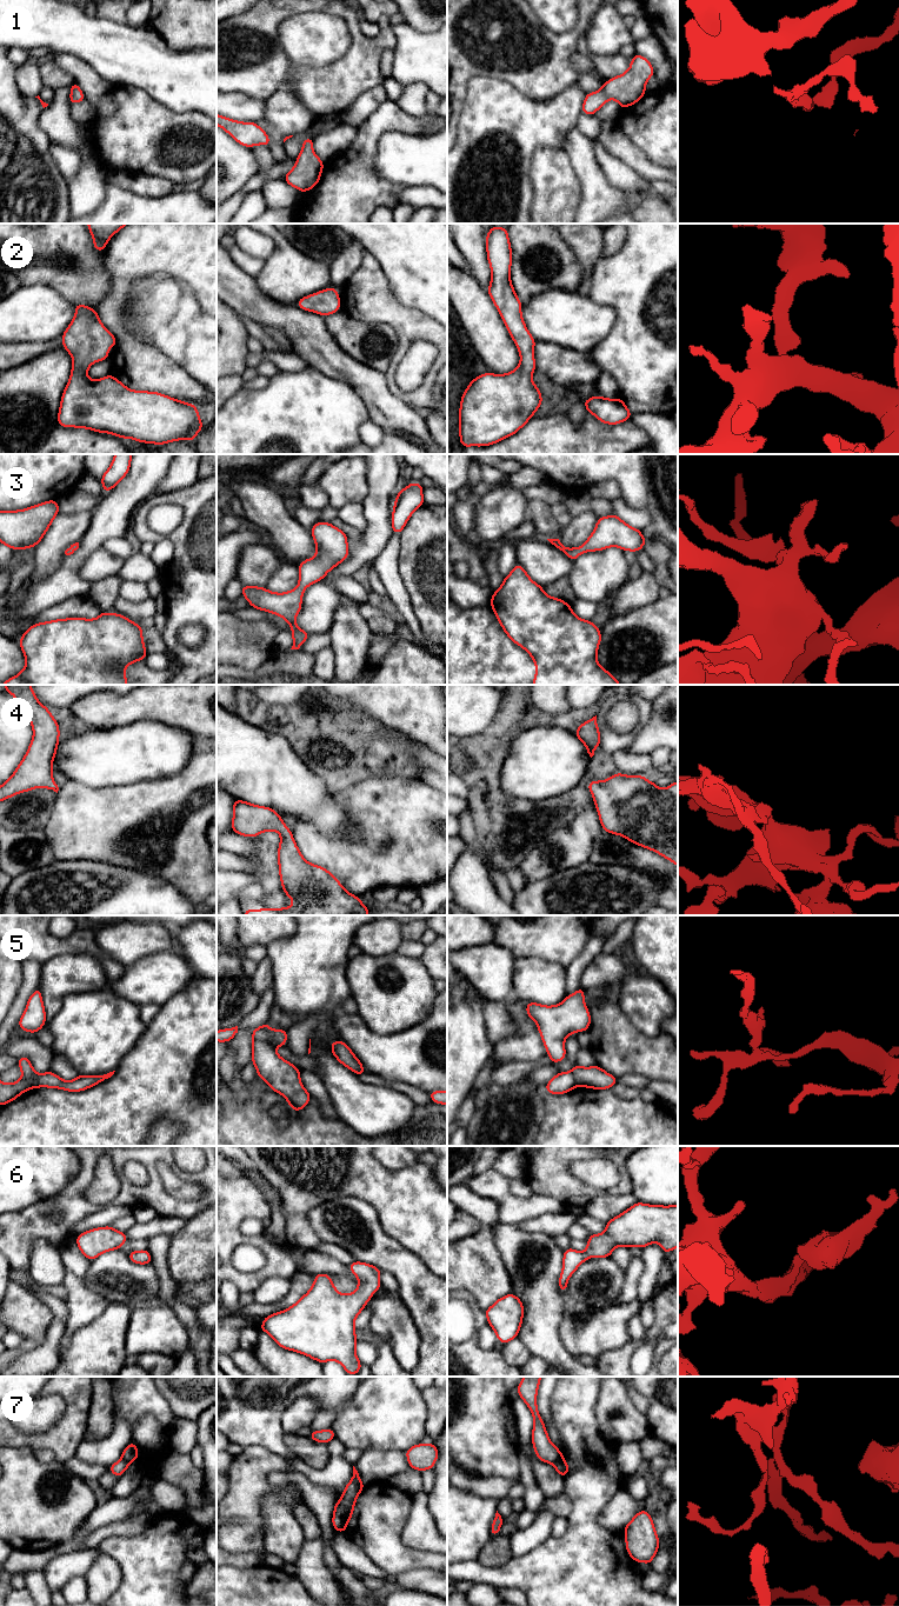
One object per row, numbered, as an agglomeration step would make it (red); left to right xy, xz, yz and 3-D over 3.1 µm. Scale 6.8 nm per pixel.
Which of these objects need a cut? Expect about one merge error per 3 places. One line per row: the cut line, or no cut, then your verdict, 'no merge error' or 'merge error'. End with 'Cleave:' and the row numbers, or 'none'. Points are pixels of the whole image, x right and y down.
1: no cut | no merge error
2: no cut | no merge error
3: no cut | no merge error
4: no cut | no merge error
5: xz (253, 1039), (268, 1041), (274, 1047) | merge error
6: no cut | no merge error
7: xz (352, 1479), (364, 1487) | merge error
Cleave: 5, 7

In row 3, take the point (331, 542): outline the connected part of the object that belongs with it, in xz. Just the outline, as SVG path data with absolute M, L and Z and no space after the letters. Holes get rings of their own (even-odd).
M318 521L309 532L318 553L298 566L299 584L294 589L279 594L258 586L242 585L241 588L241 595L253 608L273 613L288 622L293 637L291 649L299 649L309 637L295 622L295 617L301 611L304 589L321 581L331 569L348 558L348 537L341 529L331 522Z

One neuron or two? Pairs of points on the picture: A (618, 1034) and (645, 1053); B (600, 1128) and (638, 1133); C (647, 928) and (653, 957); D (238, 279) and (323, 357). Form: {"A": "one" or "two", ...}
{"A": "one", "B": "one", "C": "one", "D": "one"}

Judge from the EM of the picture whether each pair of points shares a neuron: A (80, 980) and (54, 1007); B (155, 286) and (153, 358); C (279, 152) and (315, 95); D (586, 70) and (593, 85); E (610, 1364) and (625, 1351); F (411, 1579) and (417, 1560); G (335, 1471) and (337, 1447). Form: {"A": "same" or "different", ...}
{"A": "same", "B": "different", "C": "different", "D": "same", "E": "same", "F": "different", "G": "same"}

